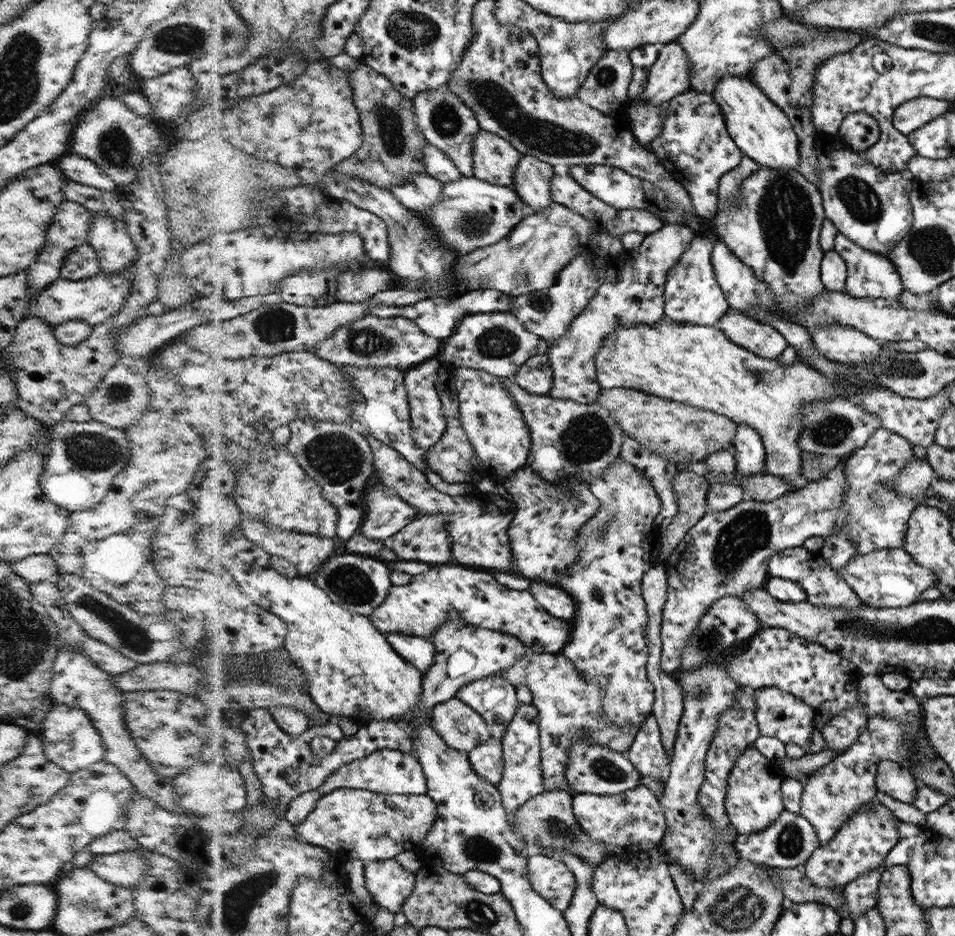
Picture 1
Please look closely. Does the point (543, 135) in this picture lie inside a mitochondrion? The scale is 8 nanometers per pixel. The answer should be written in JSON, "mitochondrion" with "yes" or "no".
{"mitochondrion":"yes"}

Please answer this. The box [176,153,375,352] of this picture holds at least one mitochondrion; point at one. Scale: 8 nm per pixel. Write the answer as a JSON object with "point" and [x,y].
{"point":[274,326]}

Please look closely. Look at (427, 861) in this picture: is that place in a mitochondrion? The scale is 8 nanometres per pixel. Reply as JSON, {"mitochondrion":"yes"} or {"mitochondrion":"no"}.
{"mitochondrion":"no"}

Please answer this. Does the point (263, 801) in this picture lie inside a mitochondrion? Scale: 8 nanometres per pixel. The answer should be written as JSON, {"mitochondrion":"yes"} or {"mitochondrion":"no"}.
{"mitochondrion":"no"}

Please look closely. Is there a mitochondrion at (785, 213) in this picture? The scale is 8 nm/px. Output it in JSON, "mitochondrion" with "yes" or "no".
{"mitochondrion":"yes"}

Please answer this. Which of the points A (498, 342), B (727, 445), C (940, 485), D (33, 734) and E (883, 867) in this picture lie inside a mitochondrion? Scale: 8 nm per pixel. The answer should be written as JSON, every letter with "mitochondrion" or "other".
{"A":"mitochondrion","B":"other","C":"other","D":"other","E":"other"}

